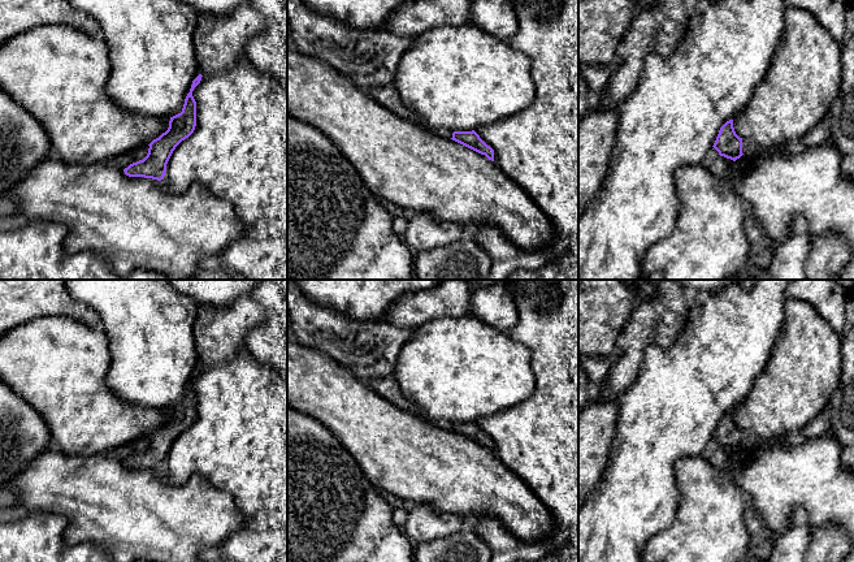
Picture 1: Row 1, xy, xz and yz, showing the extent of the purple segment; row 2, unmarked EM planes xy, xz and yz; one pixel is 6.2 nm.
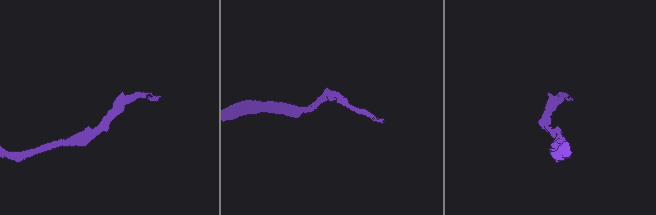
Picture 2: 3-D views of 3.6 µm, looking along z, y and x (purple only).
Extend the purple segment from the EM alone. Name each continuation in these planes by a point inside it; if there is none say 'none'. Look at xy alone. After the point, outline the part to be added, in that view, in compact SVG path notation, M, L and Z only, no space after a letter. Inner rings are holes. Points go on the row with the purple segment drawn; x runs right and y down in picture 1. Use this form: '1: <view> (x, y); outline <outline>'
none

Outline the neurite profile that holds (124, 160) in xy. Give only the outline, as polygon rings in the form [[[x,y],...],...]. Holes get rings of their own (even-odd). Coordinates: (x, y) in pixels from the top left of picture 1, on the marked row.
[[[148,144],[139,146],[138,148],[134,148],[131,151],[112,157],[110,160],[107,161],[107,164],[125,169],[130,164],[143,160],[148,154],[148,148],[149,148]]]

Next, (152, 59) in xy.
[[[69,0],[69,3],[91,16],[103,30],[110,60],[105,91],[120,108],[156,118],[170,118],[182,112],[192,81],[200,74],[192,42],[198,12],[192,7],[177,0]]]

